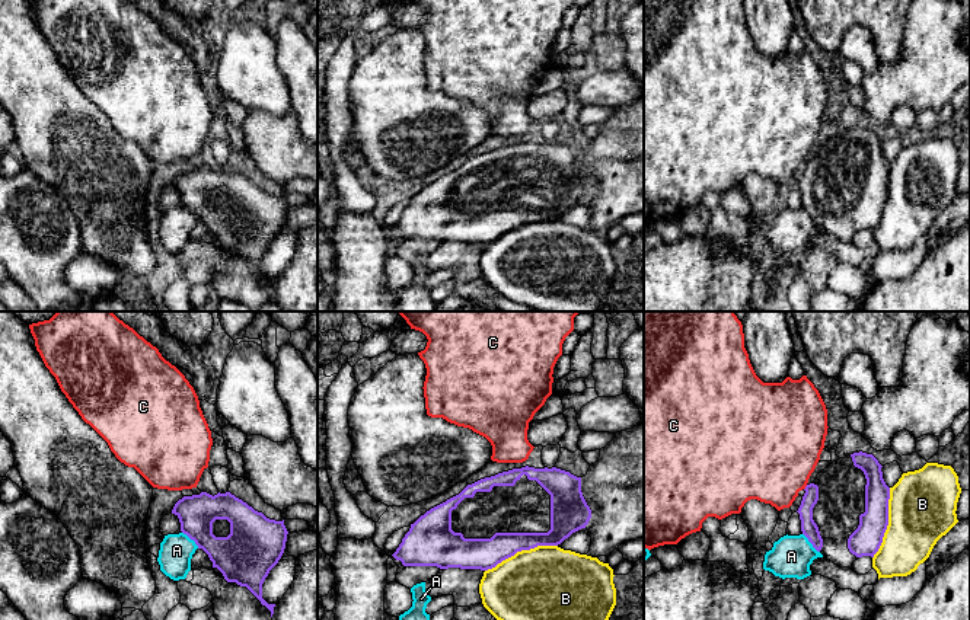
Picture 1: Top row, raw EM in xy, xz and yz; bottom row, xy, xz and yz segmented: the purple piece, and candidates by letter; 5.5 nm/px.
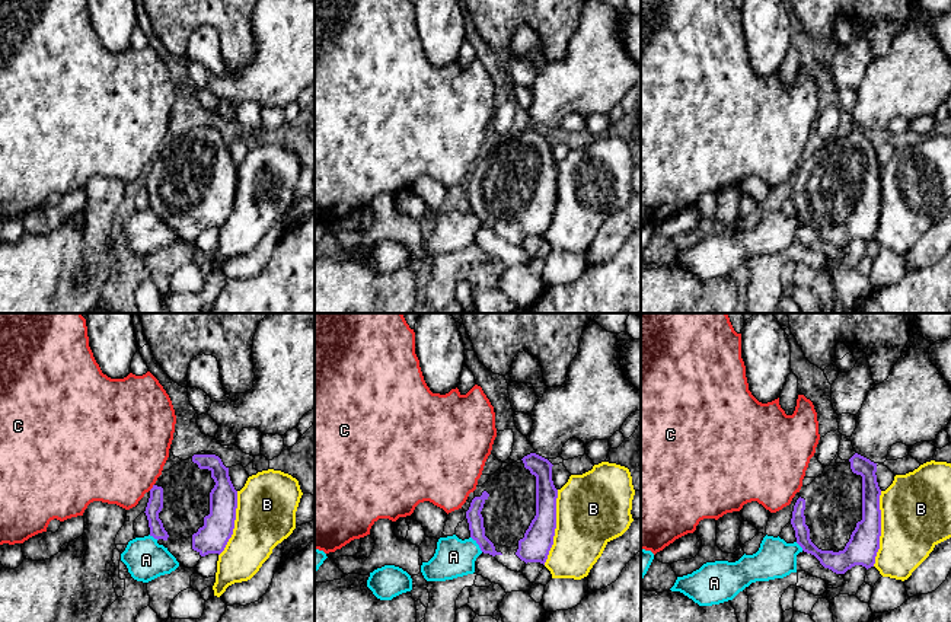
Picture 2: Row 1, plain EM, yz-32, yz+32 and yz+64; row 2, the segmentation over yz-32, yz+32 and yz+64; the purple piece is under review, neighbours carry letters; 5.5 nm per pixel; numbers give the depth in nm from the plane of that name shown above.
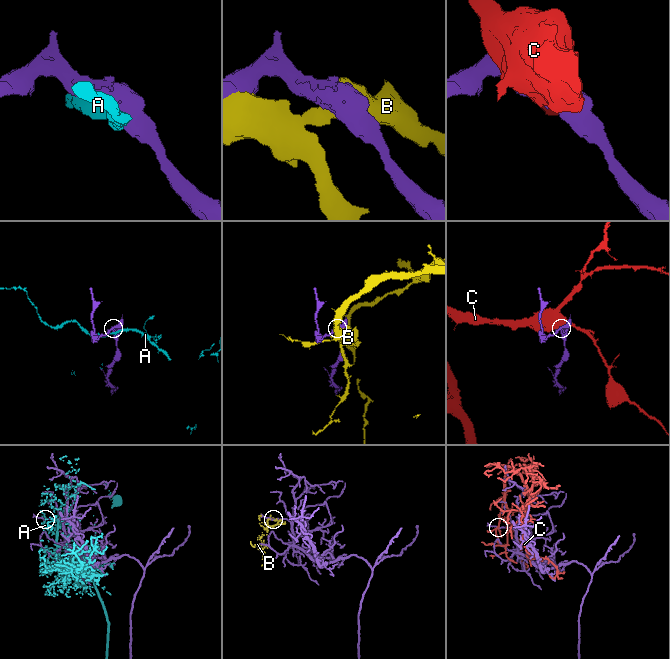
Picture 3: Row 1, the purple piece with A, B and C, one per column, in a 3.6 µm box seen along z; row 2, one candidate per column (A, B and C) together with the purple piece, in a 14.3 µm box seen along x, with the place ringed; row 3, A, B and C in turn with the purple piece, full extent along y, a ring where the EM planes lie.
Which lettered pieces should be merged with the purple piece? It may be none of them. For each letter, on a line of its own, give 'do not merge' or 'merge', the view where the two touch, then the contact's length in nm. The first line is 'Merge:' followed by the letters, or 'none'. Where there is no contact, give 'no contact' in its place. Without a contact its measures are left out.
Merge: none
A: do not merge | yz | 140 nm
B: do not merge | xz | 420 nm
C: do not merge | yz | 40 nm

